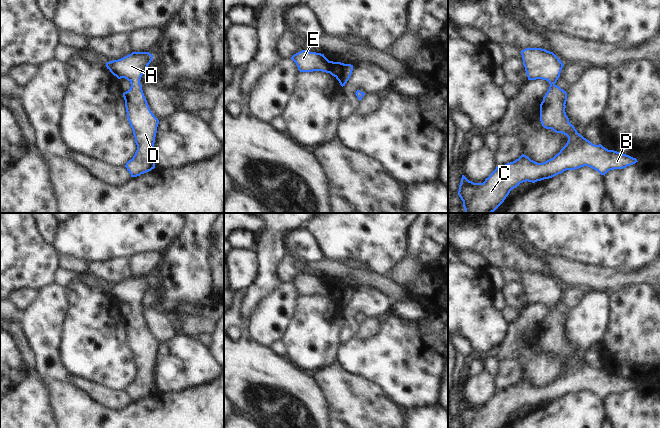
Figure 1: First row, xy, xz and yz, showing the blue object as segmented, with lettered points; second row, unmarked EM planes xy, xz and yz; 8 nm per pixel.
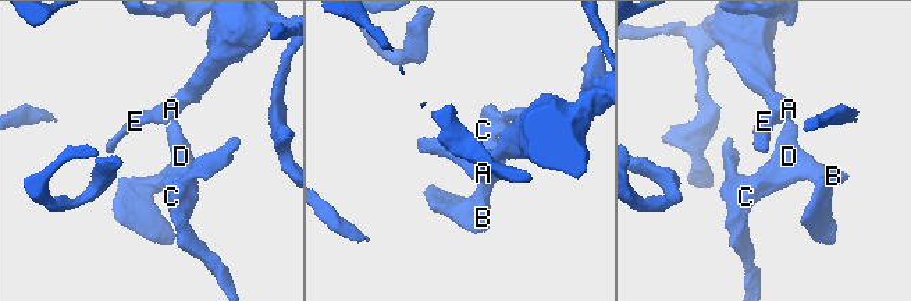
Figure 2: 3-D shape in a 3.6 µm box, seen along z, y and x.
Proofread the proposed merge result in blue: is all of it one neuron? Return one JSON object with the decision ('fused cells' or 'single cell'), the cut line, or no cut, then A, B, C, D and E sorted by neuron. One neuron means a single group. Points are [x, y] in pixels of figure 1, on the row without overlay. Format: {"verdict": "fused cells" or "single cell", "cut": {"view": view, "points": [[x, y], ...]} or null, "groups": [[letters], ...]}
{"verdict": "single cell", "cut": null, "groups": [["A", "B", "C", "D", "E"]]}

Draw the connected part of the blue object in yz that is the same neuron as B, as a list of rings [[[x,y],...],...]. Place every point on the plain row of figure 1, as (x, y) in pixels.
[[[526,272],[521,279],[528,304],[542,303],[550,308],[540,328],[542,350],[566,359],[568,365],[558,378],[543,387],[522,378],[513,386],[497,390],[483,407],[474,407],[462,399],[458,419],[463,428],[502,428],[512,413],[526,405],[535,407],[584,390],[605,400],[610,394],[638,386],[636,382],[608,374],[601,368],[592,368],[569,346],[565,336],[567,317],[555,308],[564,288],[553,276]]]

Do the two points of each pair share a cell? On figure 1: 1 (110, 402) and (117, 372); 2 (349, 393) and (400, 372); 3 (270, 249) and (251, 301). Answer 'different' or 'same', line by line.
1: different
2: different
3: same

